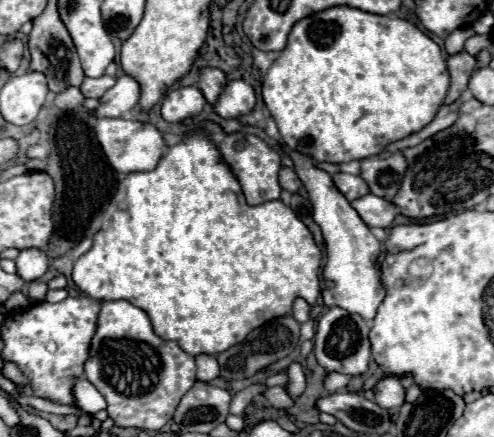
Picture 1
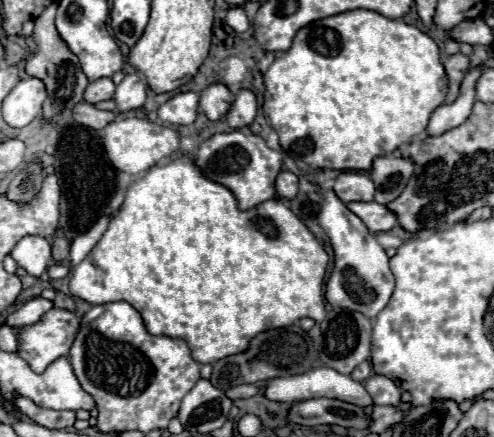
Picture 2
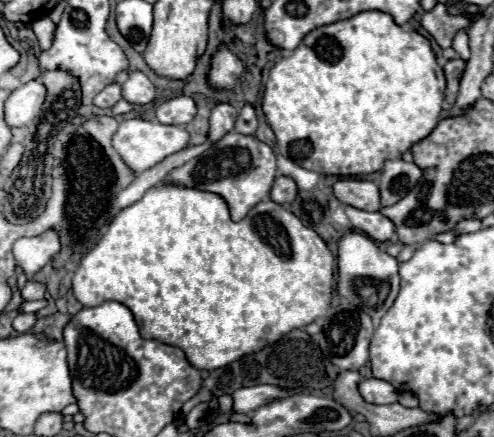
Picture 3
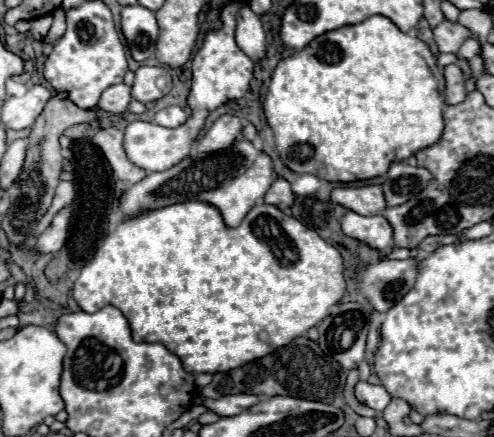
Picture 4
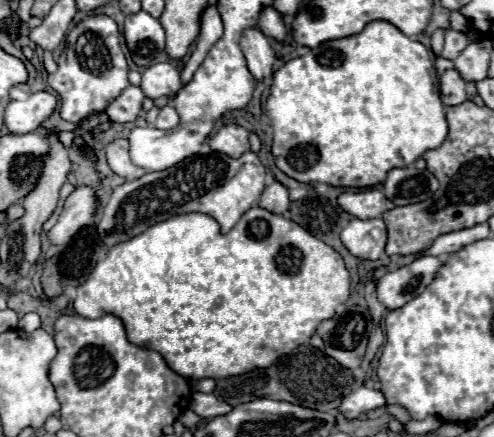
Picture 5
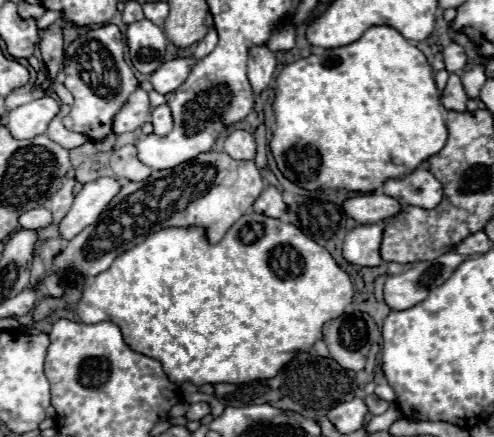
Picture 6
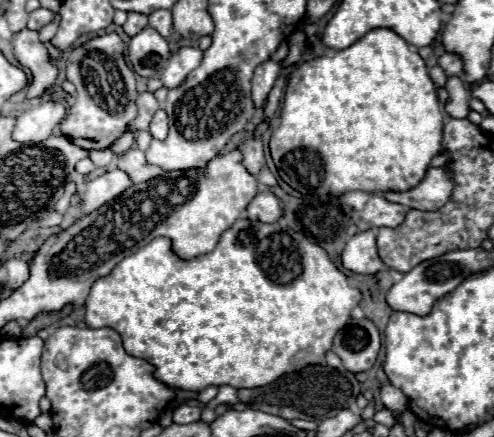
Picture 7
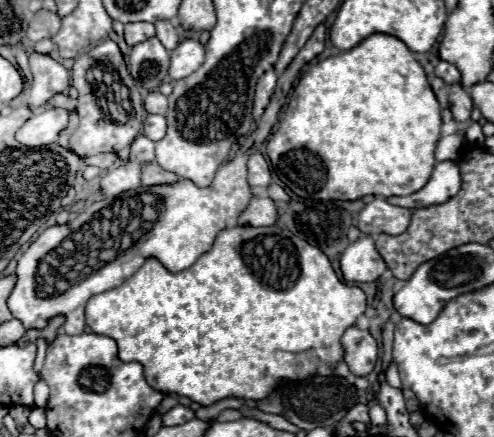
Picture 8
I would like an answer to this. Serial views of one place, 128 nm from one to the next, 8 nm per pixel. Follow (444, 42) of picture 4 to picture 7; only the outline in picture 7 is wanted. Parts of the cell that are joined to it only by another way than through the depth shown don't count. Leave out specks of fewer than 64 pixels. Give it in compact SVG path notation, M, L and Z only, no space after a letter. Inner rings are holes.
M442 54L438 58L438 66L446 72L446 76L460 76L462 74L462 60L456 54Z

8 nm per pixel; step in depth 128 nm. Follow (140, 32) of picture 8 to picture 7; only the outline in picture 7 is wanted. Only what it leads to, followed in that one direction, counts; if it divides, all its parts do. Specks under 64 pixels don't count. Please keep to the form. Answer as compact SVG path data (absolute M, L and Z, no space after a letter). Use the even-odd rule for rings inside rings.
M130 12L128 14L128 20L126 20L126 24L122 26L124 28L124 32L128 34L128 36L136 36L136 32L140 32L142 28L146 28L148 26L148 18L144 16L144 14L134 14L134 12Z

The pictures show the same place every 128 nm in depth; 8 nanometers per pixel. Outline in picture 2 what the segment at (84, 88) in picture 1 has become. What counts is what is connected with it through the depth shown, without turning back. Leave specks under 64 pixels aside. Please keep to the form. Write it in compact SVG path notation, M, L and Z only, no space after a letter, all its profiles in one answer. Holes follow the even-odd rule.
M102 78L102 80L96 80L96 82L88 84L88 88L84 92L84 100L88 104L98 104L102 100L110 100L114 96L114 90L116 90L116 86L112 84L112 80Z

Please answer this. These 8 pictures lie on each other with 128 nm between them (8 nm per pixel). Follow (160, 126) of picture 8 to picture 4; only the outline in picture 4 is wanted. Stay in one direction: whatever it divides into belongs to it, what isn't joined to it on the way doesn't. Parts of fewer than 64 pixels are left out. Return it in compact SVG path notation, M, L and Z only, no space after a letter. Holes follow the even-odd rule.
M168 106L168 108L156 112L156 124L164 126L164 128L176 128L176 126L184 124L186 118L188 118L188 114L180 106Z

